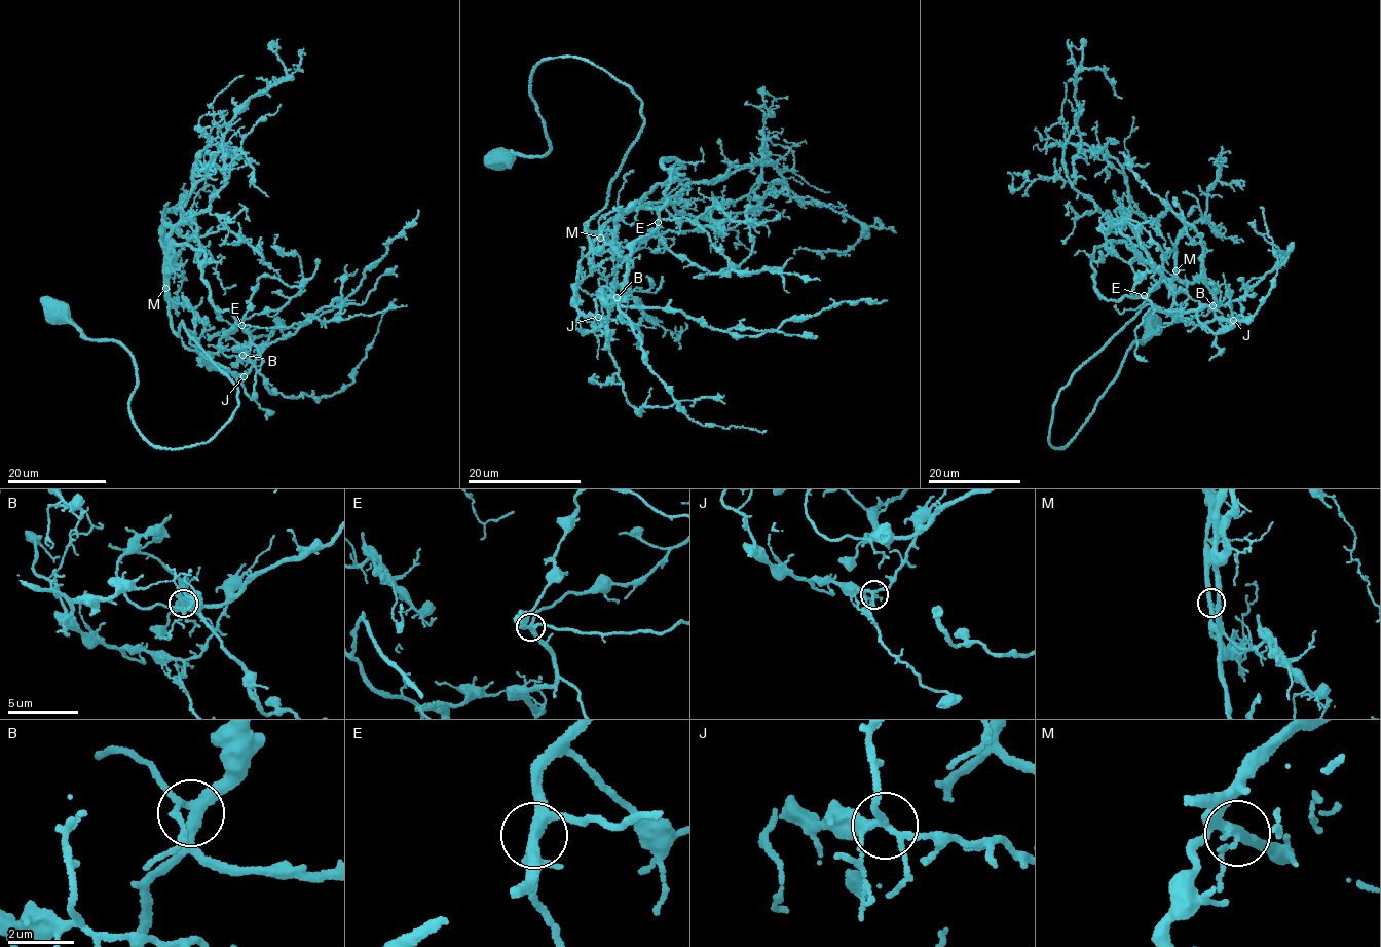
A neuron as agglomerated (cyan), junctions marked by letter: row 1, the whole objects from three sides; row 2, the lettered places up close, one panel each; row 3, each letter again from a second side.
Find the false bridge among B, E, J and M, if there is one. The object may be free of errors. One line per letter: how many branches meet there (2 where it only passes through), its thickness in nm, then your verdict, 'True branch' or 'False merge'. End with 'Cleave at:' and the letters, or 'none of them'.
B: Branches: 4. Thickness 320 nm. True branch
E: Branches: 4. Thickness 280 nm. True branch
J: Branches: 5. Thickness 190 nm. True branch
M: Branches: 4. Thickness 240 nm. True branch
Cleave at: none of them

